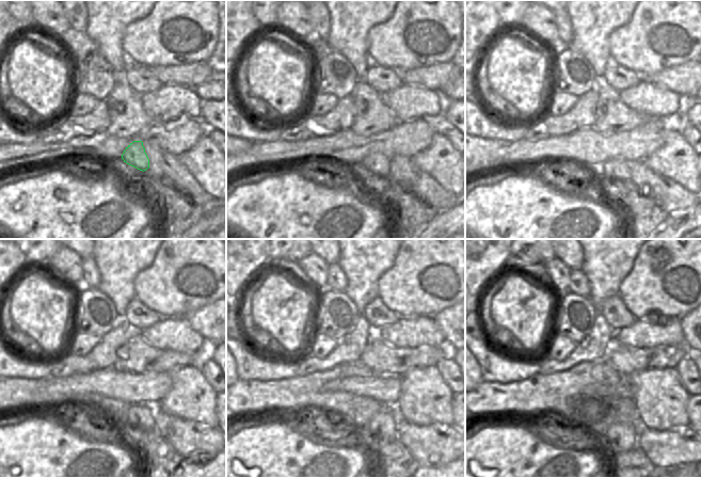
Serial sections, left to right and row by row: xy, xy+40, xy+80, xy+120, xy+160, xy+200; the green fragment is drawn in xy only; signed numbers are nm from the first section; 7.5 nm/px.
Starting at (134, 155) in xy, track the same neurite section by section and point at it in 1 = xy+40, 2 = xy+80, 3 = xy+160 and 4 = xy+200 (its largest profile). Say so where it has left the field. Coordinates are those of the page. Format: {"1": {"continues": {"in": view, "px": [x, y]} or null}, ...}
{"1": {"continues": {"in": "xy+40", "px": [377, 163]}}, "2": {"continues": {"in": "xy+80", "px": [611, 169]}}, "3": {"continues": {"in": "xy+160", "px": [383, 426]}}, "4": {"continues": {"in": "xy+200", "px": [620, 437]}}}

